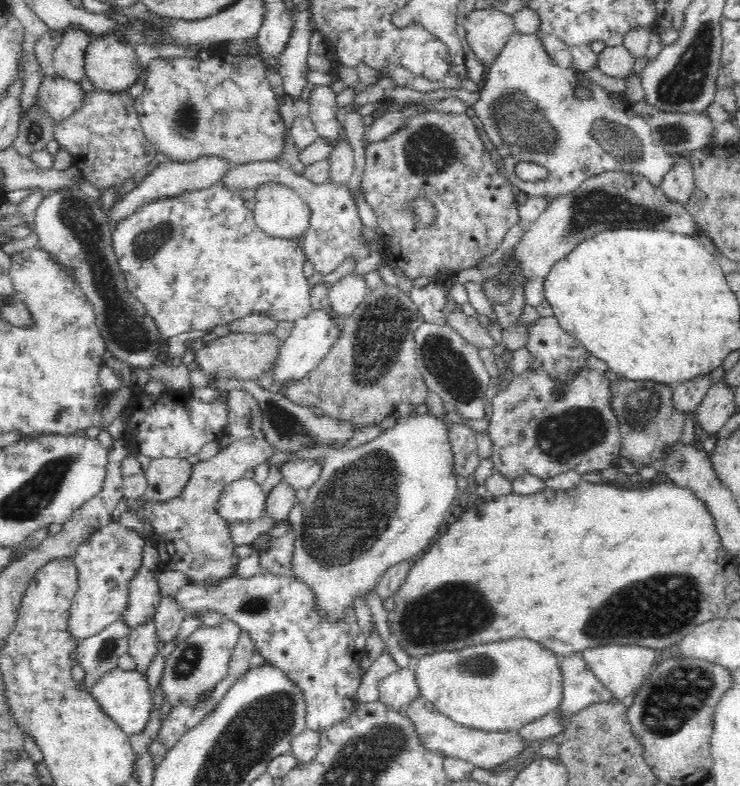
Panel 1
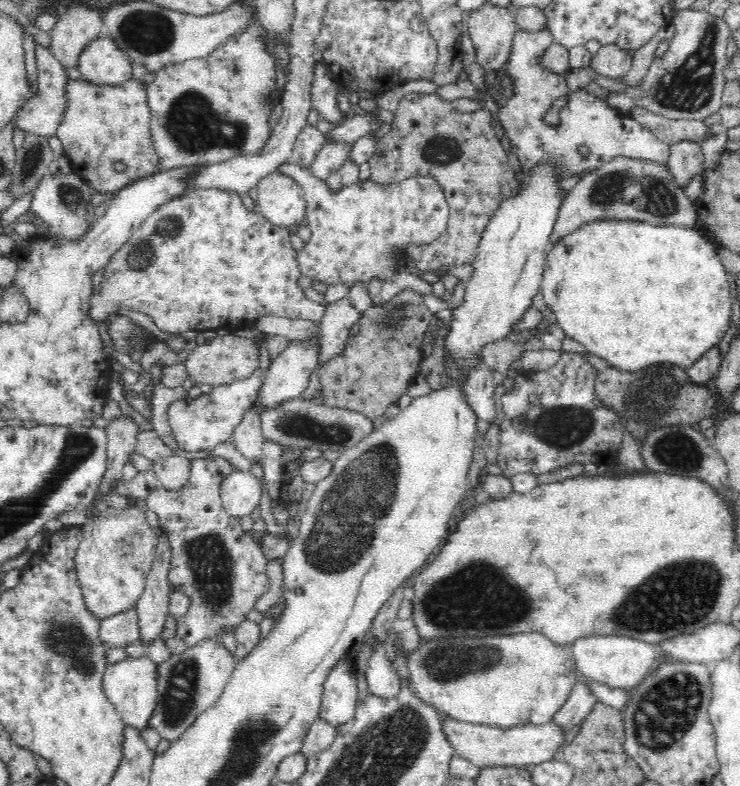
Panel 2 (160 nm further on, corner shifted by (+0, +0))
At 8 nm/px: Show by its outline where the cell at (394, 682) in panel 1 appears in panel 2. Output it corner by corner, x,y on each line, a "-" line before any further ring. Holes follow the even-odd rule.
371,626
365,632
362,644
371,650
365,670
369,694
383,699
396,698
402,688
401,678
385,657
385,646
372,635

